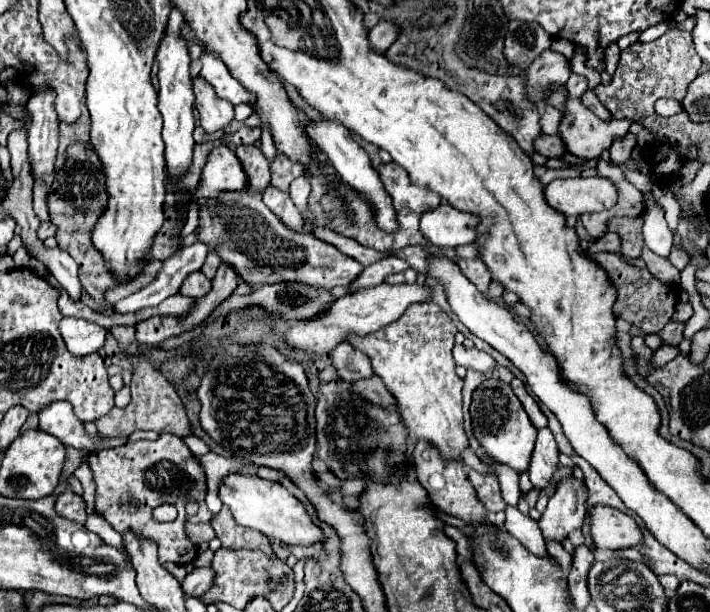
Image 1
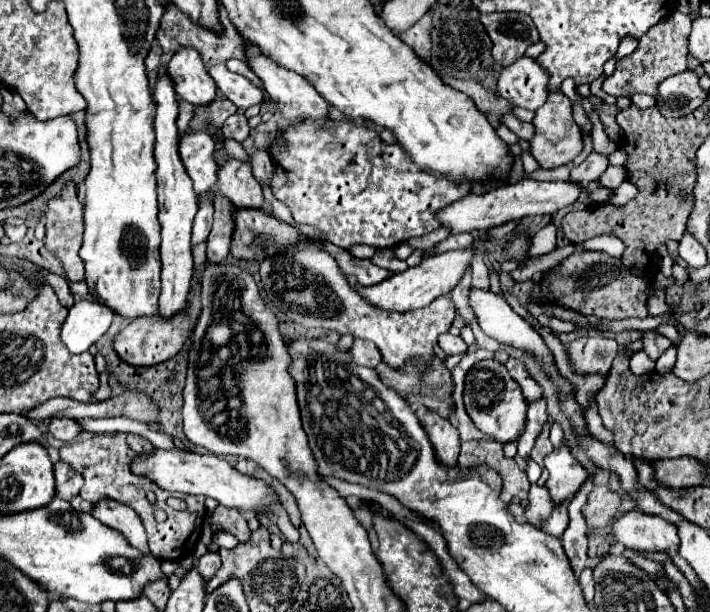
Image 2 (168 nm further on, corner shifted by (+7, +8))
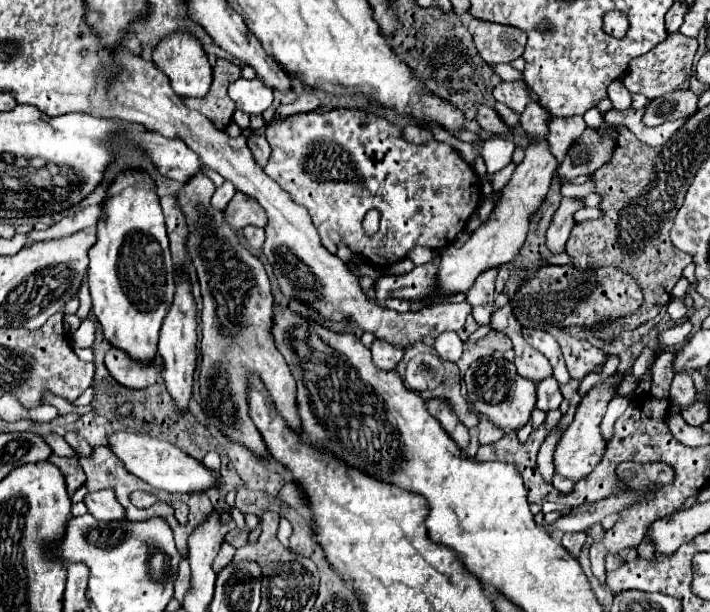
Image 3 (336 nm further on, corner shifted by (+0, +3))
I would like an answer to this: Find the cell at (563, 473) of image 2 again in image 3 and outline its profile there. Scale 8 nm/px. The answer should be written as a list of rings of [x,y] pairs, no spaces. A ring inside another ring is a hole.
[[[608,378],[606,382],[594,386],[582,398],[572,424],[562,434],[562,438],[556,446],[556,452],[554,452],[554,470],[556,470],[556,474],[560,474],[560,476],[564,476],[572,482],[578,482],[584,476],[588,476],[596,468],[596,464],[602,460],[602,456],[606,452],[606,442],[602,438],[602,432],[600,432],[600,420],[606,412],[608,402],[612,400],[612,396],[614,396],[614,378]]]

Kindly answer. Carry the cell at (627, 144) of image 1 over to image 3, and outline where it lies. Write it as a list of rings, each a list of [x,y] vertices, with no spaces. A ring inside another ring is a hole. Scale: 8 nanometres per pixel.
[[[572,196],[572,198],[562,198],[560,208],[556,210],[552,224],[548,228],[546,234],[546,244],[552,252],[564,252],[564,244],[570,236],[570,230],[574,226],[574,212],[584,208],[584,200],[580,196]]]

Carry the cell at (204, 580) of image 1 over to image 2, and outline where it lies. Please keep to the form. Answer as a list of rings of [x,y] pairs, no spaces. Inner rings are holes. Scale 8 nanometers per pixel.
[[[207,551],[207,553],[199,559],[199,563],[197,563],[197,569],[199,569],[199,573],[201,573],[205,579],[211,579],[213,573],[215,573],[219,567],[221,567],[221,557],[219,557],[219,553],[215,553],[215,551]]]

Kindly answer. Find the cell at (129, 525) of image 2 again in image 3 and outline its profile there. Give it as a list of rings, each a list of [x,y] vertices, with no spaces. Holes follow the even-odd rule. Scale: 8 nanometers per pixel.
[[[110,488],[86,494],[84,504],[88,506],[88,512],[96,520],[124,520],[126,518],[124,508],[120,508],[120,502],[116,500],[116,496]]]

